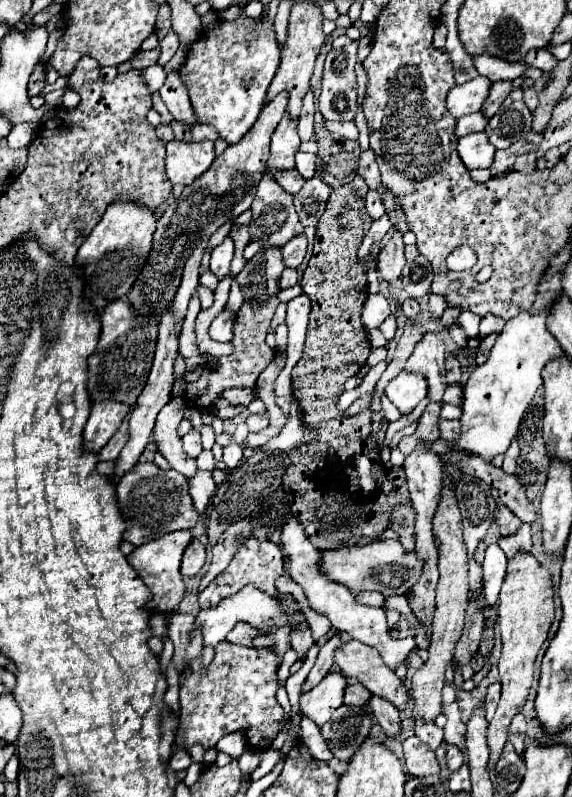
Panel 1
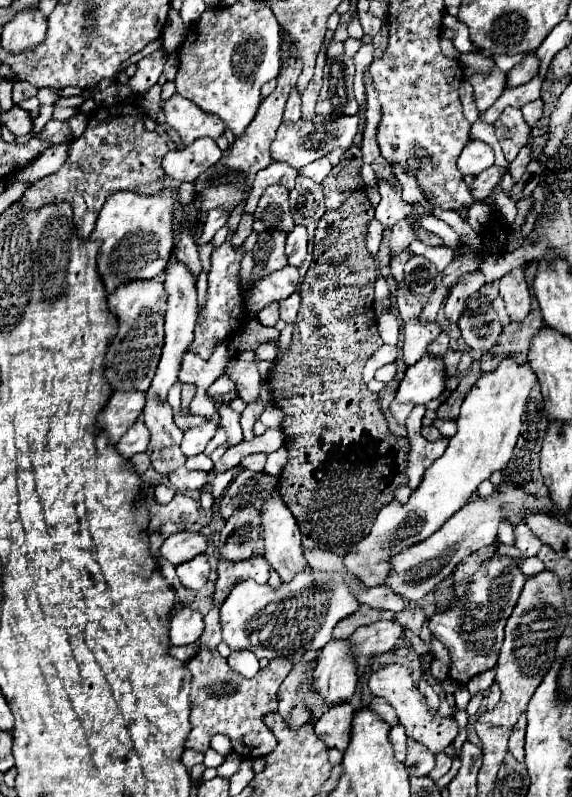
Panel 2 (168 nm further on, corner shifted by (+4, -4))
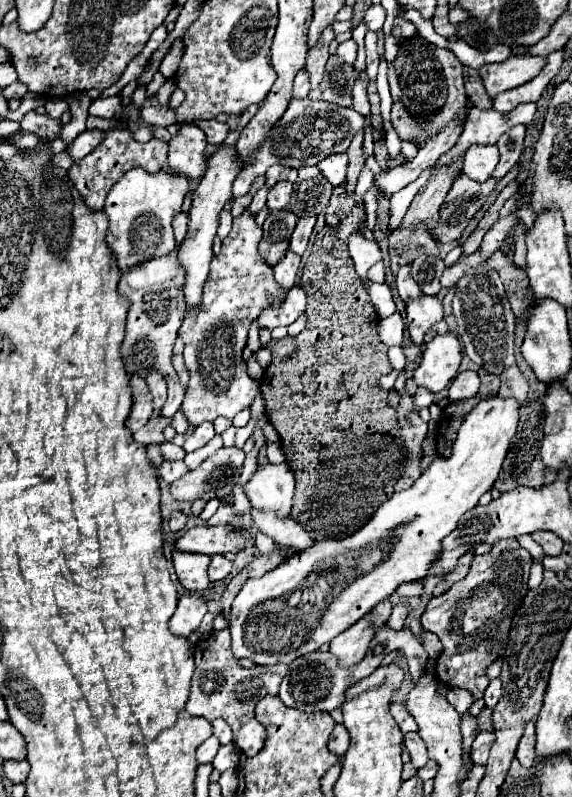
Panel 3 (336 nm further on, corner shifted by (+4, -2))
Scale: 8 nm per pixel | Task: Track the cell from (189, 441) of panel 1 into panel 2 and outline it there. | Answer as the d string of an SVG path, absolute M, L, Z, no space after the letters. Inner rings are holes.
M208 421L200 427L194 427L194 429L188 429L184 433L184 441L182 441L182 451L186 457L192 457L192 455L198 455L204 451L204 447L208 445L208 441L214 437L218 429L218 421Z

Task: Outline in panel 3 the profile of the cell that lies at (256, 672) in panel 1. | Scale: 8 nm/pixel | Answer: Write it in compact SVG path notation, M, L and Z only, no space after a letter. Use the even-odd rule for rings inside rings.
M216 631L208 639L196 643L194 647L194 661L196 673L192 677L190 697L186 703L186 713L204 717L214 721L222 717L234 731L234 743L238 749L252 757L256 755L266 741L266 729L256 721L254 707L266 695L278 695L280 681L288 671L288 665L272 665L272 667L254 667L244 669L238 665L236 657L230 651L230 631Z

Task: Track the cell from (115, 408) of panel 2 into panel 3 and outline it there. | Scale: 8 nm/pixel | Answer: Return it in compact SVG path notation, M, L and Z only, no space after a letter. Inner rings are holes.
M134 375L130 379L130 387L132 387L132 411L126 419L126 429L130 429L134 433L150 419L150 415L152 415L152 397L148 393L146 381L140 375Z

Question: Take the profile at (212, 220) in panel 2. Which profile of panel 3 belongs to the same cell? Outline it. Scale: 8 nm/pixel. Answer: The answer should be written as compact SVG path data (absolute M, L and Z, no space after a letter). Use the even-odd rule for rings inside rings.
M292 99L286 113L282 115L282 119L274 125L268 139L262 143L256 159L248 167L244 167L238 173L238 177L234 179L232 199L226 203L224 209L230 211L234 199L246 195L250 191L252 181L258 175L264 175L270 165L288 165L288 167L294 167L294 169L300 169L300 167L306 167L306 165L316 165L324 157L330 157L334 153L344 153L348 149L352 137L358 131L362 131L362 127L364 127L364 117L354 109L332 105L332 103L326 103L326 101Z

